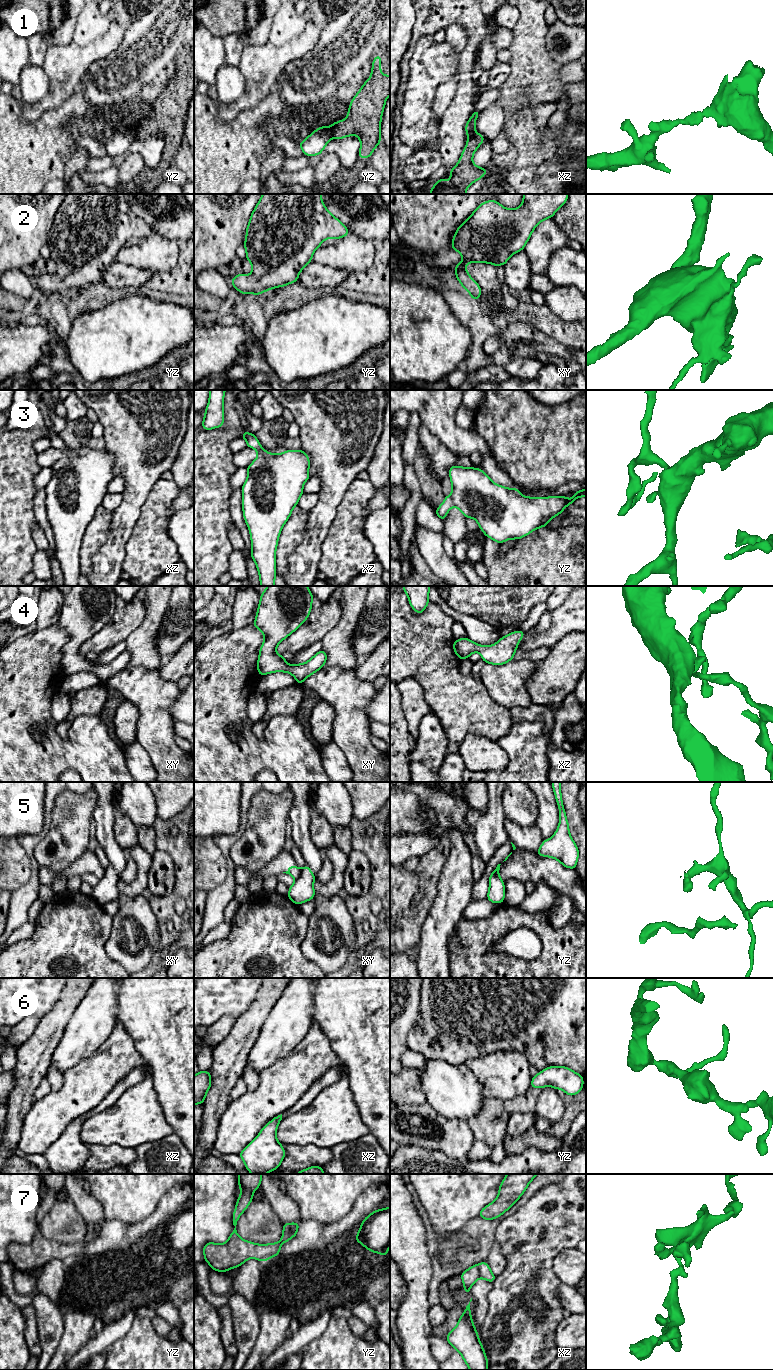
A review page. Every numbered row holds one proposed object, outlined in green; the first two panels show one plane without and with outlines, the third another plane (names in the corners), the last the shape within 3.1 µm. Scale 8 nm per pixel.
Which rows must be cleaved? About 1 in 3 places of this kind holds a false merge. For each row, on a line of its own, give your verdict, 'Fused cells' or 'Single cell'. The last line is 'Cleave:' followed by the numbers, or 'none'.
1: Fused cells
2: Single cell
3: Single cell
4: Single cell
5: Fused cells
6: Single cell
7: Fused cells
Cleave: 1, 5, 7

